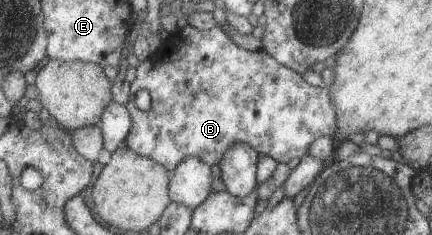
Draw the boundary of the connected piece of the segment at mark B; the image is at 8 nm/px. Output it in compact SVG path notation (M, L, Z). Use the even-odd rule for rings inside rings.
M188 25L172 34L148 62L137 68L133 91L135 94L128 108L134 116L134 130L126 143L141 156L164 164L172 175L188 158L200 158L211 166L221 167L236 144L252 144L262 156L272 156L280 163L303 159L317 139L334 136L338 127L338 109L326 86L308 84L301 74L282 64L264 48L256 52L245 50L221 27L202 31L195 25ZM142 90L152 92L154 106L150 112L140 110L136 104Z

